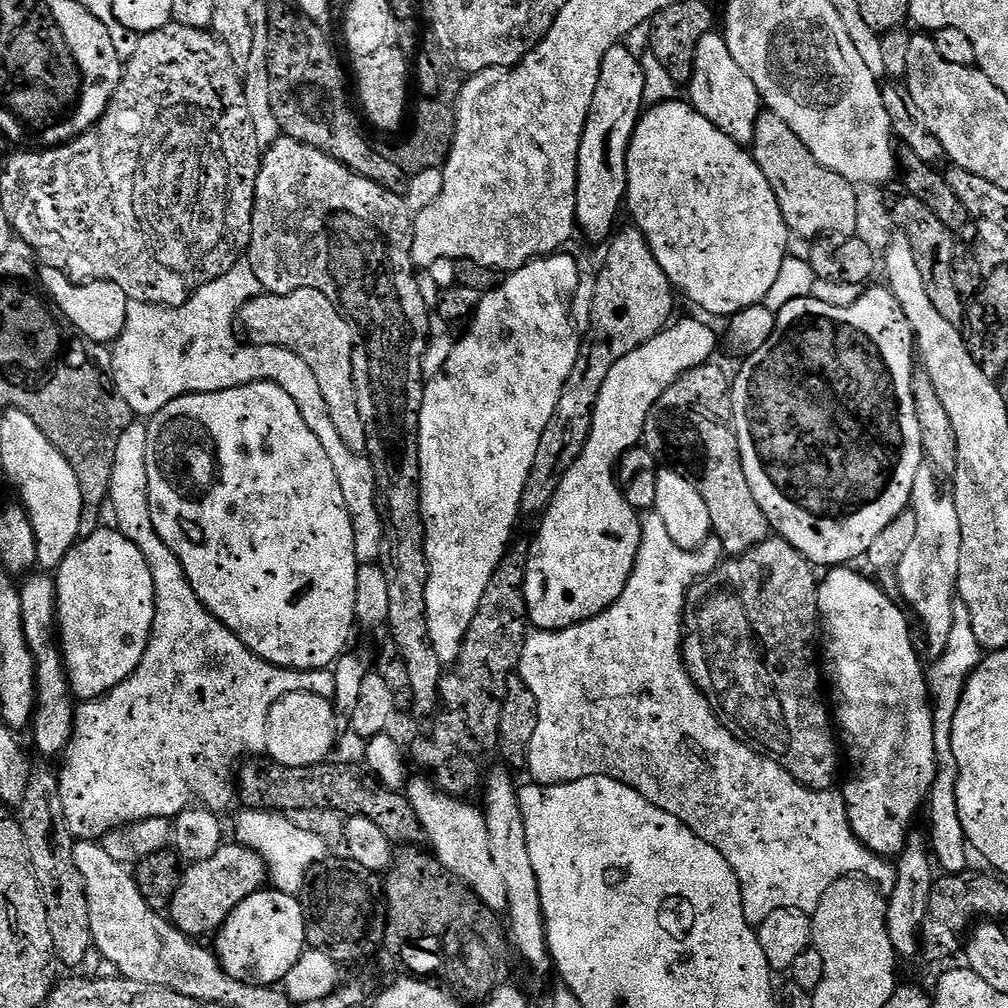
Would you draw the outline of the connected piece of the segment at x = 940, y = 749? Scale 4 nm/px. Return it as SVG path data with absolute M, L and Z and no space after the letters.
M957 627L948 640L948 650L944 657L930 668L930 703L932 705L932 717L934 718L934 730L936 731L936 782L930 793L930 808L932 804L932 844L930 840L930 852L937 861L940 860L964 860L970 853L968 836L964 833L964 827L960 821L960 811L956 801L956 783L960 777L960 767L958 758L952 749L952 727L956 721L956 715L960 709L960 700L964 697L964 686L968 683L969 676L978 667L978 657L981 655L982 648L978 643L978 637L971 627Z

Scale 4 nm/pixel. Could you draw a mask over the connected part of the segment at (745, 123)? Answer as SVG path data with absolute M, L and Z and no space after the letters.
M715 31L706 34L698 42L694 64L704 71L704 101L699 101L698 107L704 116L710 118L710 122L714 122L731 140L748 146L755 141L756 127L762 117L762 95L740 63L737 53L733 49L732 52L728 49L727 42Z

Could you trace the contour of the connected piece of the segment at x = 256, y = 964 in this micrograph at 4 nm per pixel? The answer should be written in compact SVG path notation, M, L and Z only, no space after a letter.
M261 890L238 905L215 937L214 950L224 970L245 984L276 986L287 981L290 970L304 955L308 940L310 916L304 913L300 899L290 892Z

